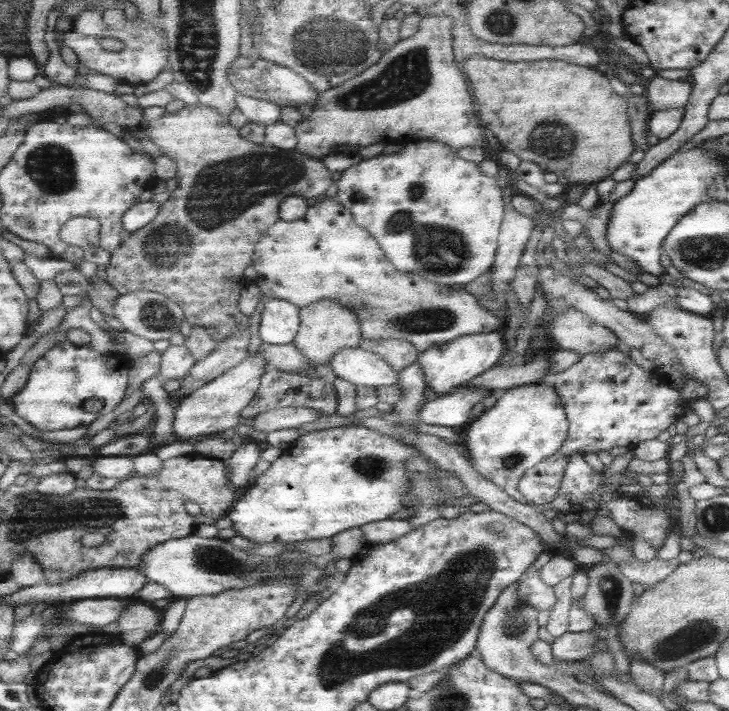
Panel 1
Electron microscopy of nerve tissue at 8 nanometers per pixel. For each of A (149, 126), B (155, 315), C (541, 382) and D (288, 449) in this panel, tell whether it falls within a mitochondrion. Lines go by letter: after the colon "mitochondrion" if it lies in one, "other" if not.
A: other
B: mitochondrion
C: other
D: other

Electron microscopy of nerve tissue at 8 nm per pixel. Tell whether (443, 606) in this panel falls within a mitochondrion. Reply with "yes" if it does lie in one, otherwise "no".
yes

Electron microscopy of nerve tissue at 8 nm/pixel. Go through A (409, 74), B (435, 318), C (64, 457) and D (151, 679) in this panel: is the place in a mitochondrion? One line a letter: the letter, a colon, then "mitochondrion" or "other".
A: mitochondrion
B: mitochondrion
C: other
D: mitochondrion

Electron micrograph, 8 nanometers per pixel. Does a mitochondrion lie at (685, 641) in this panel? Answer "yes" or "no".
yes

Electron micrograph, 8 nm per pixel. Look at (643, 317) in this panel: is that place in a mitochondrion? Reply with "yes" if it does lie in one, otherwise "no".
no

